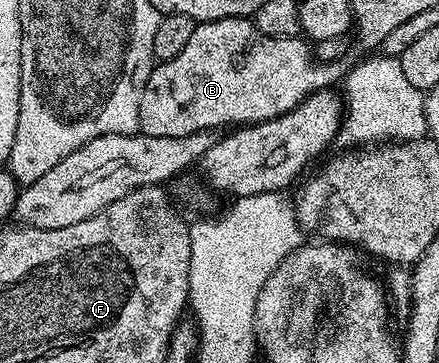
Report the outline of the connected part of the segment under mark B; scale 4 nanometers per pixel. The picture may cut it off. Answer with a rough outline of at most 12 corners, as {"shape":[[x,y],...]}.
{"shape":[[253,20],[195,24],[157,62],[139,130],[276,119],[364,57],[320,61]]}

